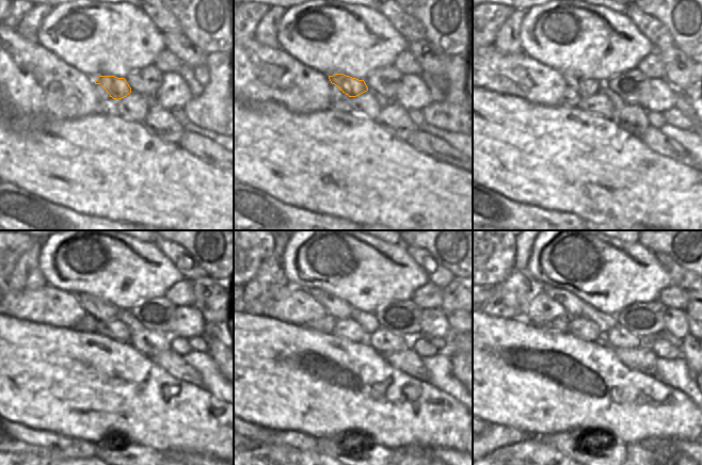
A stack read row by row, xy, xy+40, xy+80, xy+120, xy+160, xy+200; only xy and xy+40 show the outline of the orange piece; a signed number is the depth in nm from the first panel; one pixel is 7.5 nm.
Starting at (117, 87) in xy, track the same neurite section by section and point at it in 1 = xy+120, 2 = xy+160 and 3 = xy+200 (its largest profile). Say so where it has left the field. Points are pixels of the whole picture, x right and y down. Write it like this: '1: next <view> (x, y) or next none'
1: next xy+120 (102, 310)
2: next xy+160 (336, 307)
3: next xy+200 (574, 306)

